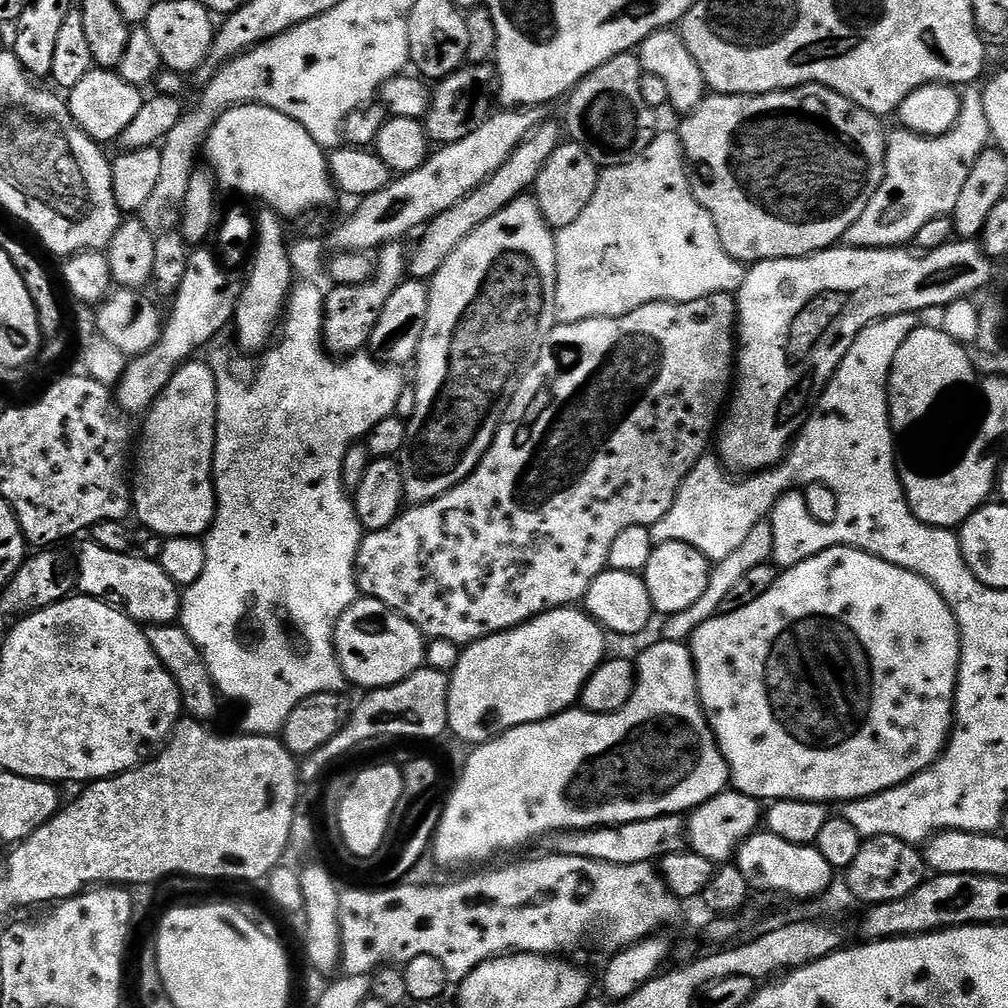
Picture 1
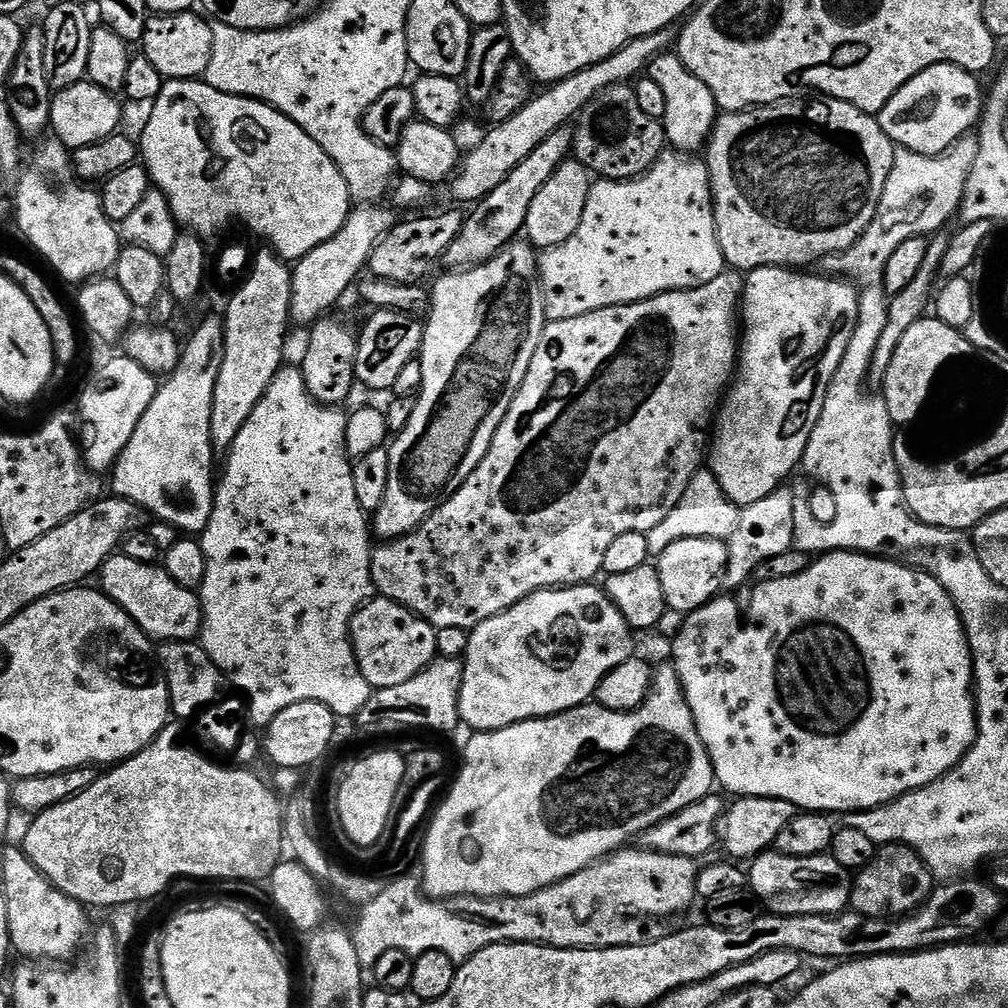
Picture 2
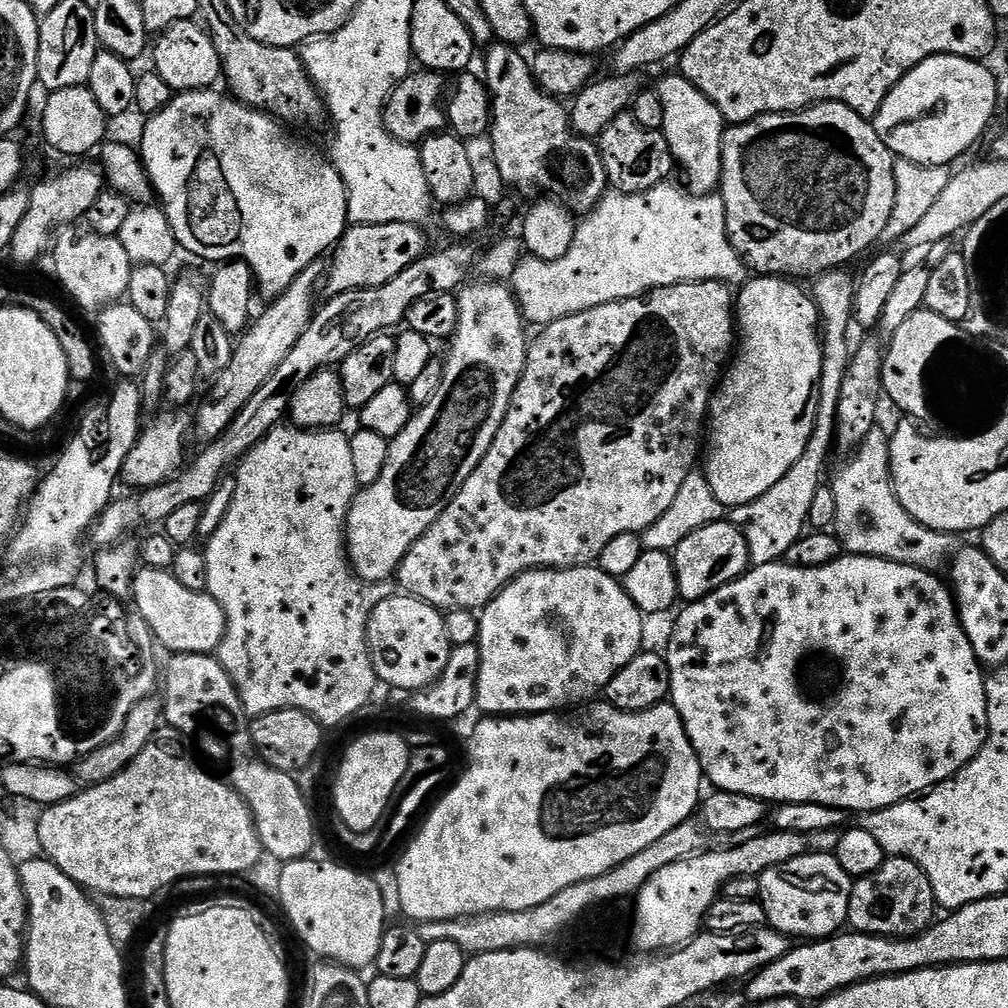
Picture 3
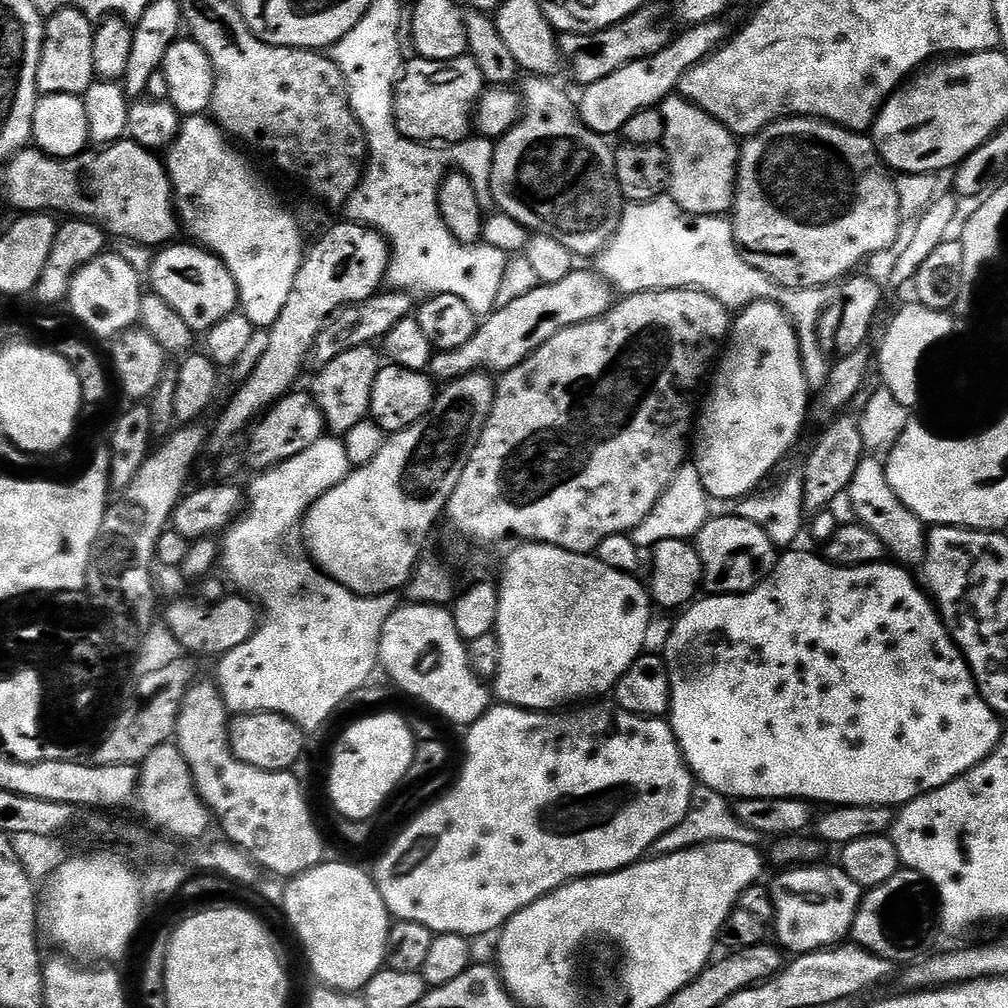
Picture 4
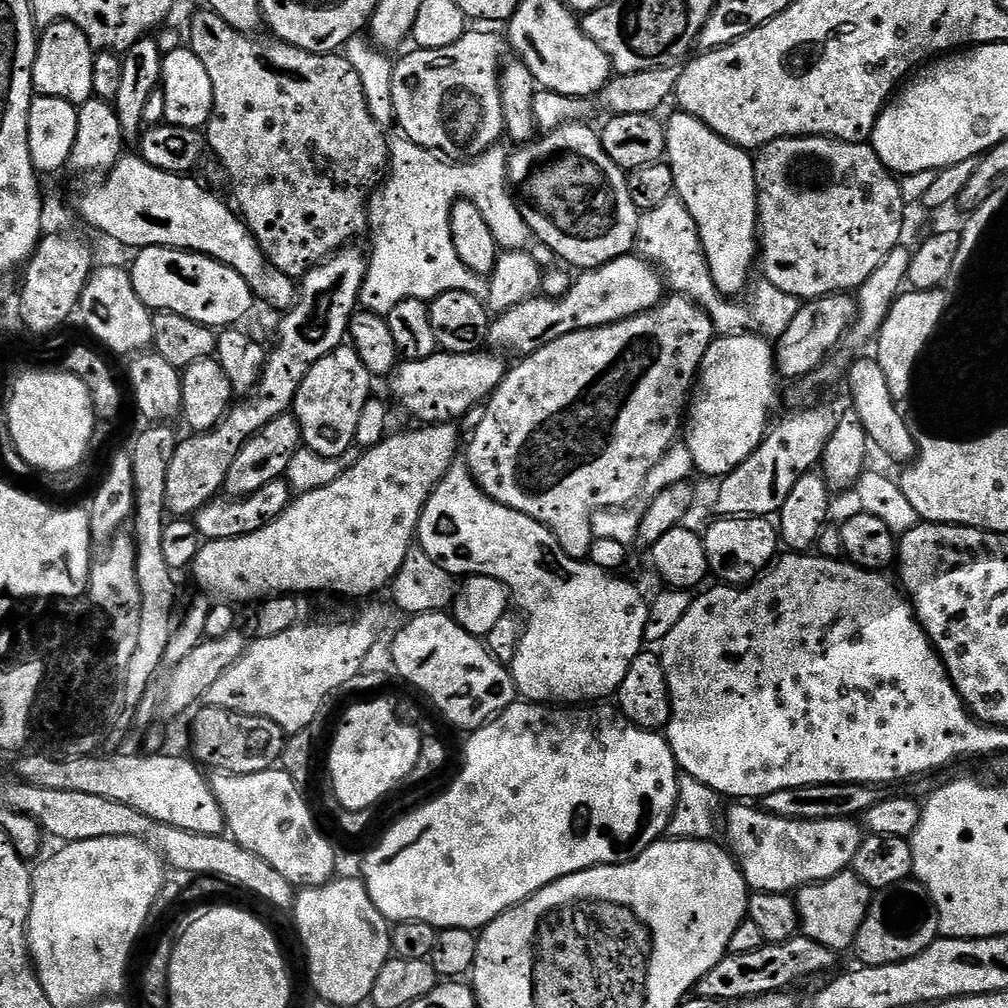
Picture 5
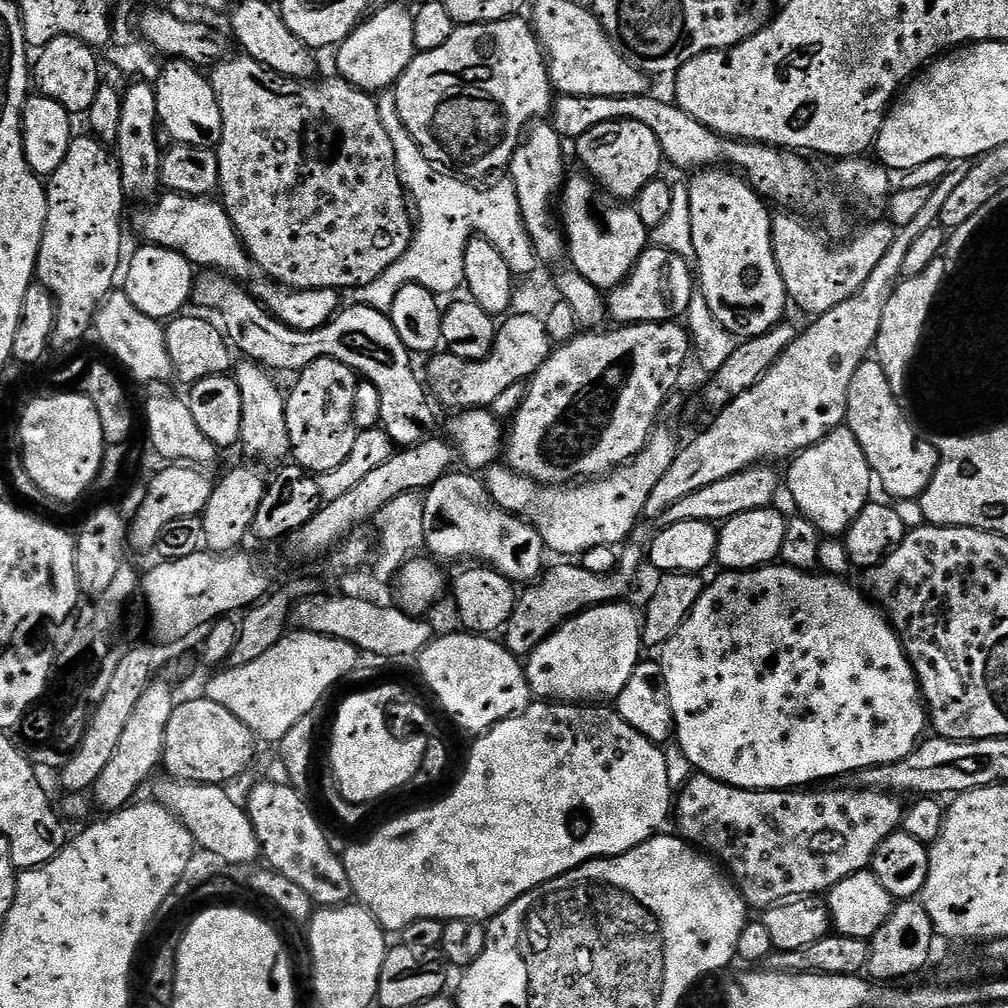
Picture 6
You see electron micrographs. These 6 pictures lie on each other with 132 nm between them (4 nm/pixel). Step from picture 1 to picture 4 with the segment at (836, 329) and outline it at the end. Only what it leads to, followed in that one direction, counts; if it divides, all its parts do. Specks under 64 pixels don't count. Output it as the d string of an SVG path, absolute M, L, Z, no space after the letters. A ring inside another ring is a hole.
M755 300L737 316L740 317L737 320L735 317L730 328L726 354L719 357L718 367L710 380L712 393L699 409L698 427L694 432L694 463L702 478L702 486L713 501L739 502L745 497L751 497L757 491L755 488L783 462L784 455L795 446L804 428L804 419L808 416L810 391L806 374L803 373L799 338L791 317L784 312L783 306L770 300Z

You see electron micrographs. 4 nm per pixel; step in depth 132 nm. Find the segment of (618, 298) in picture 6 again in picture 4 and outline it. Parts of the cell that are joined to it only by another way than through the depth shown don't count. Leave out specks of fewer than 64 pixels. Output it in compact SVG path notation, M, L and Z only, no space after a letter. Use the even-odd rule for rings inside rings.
M574 270L569 276L562 278L562 282L537 283L536 288L530 290L530 294L514 298L510 306L497 308L477 327L474 338L470 338L466 346L458 346L458 350L436 352L430 365L433 381L451 382L469 376L477 370L491 370L493 373L503 374L521 364L526 358L530 358L530 354L534 354L543 344L550 342L554 334L575 324L605 316L614 303L612 285L595 270L580 271Z

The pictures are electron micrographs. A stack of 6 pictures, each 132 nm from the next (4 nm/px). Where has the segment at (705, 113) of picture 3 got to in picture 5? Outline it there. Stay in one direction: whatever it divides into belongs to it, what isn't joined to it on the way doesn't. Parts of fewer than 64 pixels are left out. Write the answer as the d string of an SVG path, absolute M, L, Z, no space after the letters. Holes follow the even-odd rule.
M673 112L666 120L666 163L674 174L675 195L694 218L714 286L724 296L739 297L748 271L758 260L756 165L745 149L714 134L698 118L688 112Z

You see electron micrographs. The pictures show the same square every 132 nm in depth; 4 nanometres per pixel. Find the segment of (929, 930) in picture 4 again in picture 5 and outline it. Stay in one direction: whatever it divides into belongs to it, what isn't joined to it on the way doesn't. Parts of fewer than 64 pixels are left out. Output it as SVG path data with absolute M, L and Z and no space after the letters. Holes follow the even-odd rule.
M909 878L900 884L879 889L873 895L856 935L854 953L863 967L890 966L922 954L922 950L926 950L926 946L939 936L940 918L926 886L915 878Z

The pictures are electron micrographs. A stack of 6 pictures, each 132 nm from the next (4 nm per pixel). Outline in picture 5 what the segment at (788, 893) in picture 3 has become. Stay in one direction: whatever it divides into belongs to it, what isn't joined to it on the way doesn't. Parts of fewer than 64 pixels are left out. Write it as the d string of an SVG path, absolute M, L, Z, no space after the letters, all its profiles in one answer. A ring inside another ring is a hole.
M845 870L837 876L818 884L809 884L795 893L796 912L800 916L800 932L822 942L822 946L833 952L843 953L843 948L851 949L856 943L856 935L872 902L873 889L856 877L855 872Z

